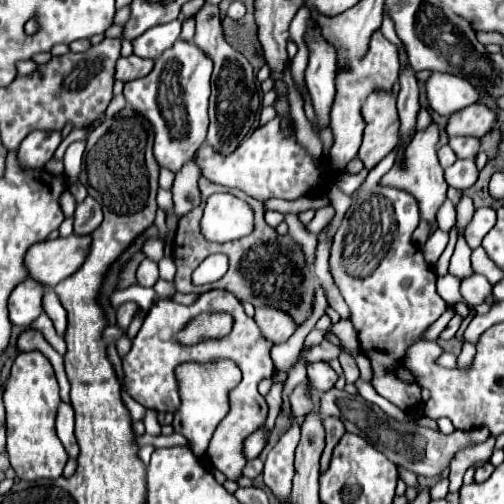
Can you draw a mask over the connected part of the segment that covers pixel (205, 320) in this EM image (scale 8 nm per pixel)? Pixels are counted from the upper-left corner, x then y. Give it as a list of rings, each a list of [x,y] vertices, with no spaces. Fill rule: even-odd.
[[[205,314],[185,326],[185,330],[181,332],[181,342],[197,344],[209,338],[221,338],[231,330],[231,326],[233,326],[233,318],[229,314],[211,314],[211,316]]]

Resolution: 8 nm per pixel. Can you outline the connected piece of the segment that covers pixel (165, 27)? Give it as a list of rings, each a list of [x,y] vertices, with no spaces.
[[[181,20],[159,24],[133,40],[133,52],[141,58],[159,58],[181,34]]]

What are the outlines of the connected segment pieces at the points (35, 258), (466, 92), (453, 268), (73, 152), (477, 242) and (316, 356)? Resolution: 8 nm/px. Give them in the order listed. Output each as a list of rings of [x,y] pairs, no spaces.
[[[77,234],[33,244],[25,254],[25,268],[29,270],[29,278],[37,280],[45,288],[57,286],[61,280],[79,270],[89,252],[89,244],[89,236]]]
[[[431,72],[431,76],[425,82],[425,90],[431,110],[443,116],[471,106],[479,98],[477,90],[469,82],[445,72]]]
[[[453,254],[451,256],[451,264],[449,264],[449,272],[459,280],[469,278],[473,274],[473,268],[471,268],[471,262],[469,262],[469,254]]]
[[[83,139],[71,144],[65,152],[64,174],[69,184],[79,180],[85,147],[86,140]]]
[[[482,207],[475,210],[469,226],[465,228],[465,240],[467,240],[469,248],[481,246],[483,236],[495,226],[496,220],[496,211],[491,207]]]
[[[321,342],[319,346],[307,350],[307,352],[301,352],[301,356],[305,356],[307,362],[319,362],[319,360],[333,360],[333,358],[339,358],[341,350],[331,344],[331,342]]]

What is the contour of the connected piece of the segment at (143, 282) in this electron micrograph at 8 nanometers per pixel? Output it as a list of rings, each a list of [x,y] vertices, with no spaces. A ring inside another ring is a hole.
[[[145,260],[141,262],[141,266],[137,268],[137,282],[139,286],[145,286],[145,288],[153,288],[155,282],[159,280],[159,270],[157,270],[157,264],[153,260]]]

